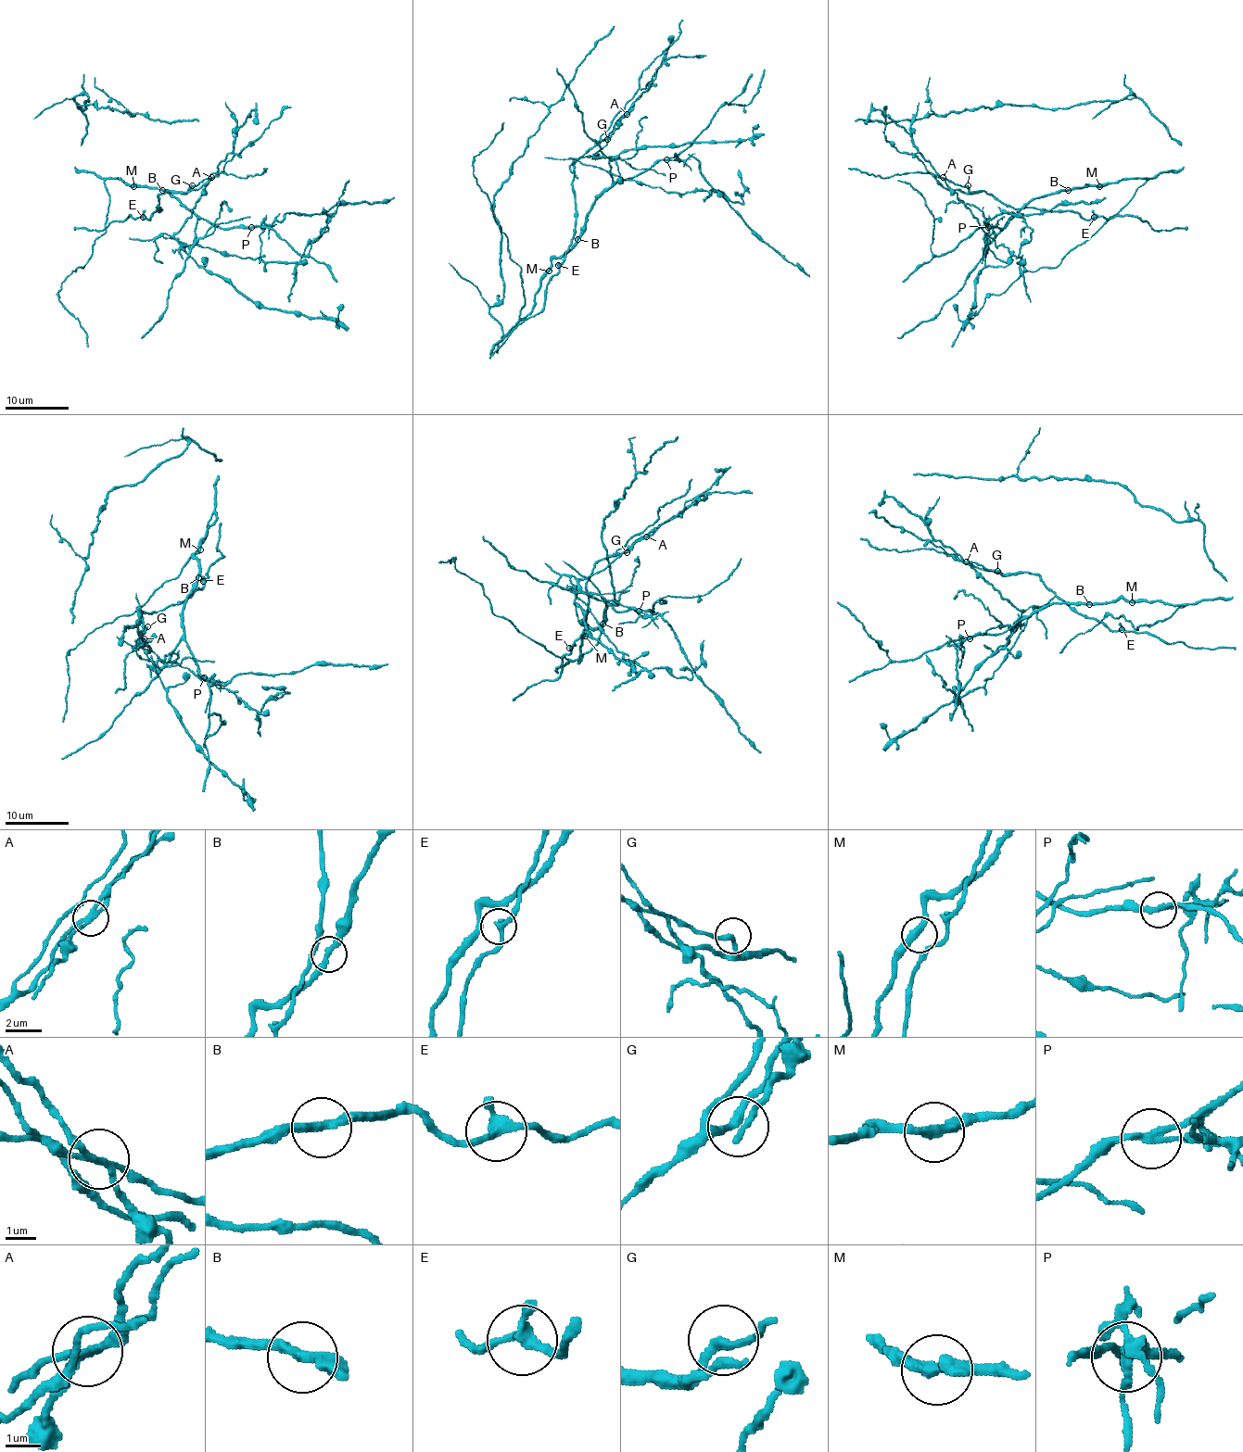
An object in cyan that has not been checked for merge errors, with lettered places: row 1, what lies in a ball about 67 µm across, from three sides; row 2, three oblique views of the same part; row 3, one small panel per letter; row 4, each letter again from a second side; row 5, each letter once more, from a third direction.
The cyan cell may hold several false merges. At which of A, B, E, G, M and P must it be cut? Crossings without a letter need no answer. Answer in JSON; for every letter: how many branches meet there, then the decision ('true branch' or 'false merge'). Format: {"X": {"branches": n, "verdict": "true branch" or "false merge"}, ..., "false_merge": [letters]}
{"A": {"branches": 3, "verdict": "false merge"}, "B": {"branches": 2, "verdict": "true branch"}, "E": {"branches": 2, "verdict": "true branch"}, "G": {"branches": 2, "verdict": "true branch"}, "M": {"branches": 2, "verdict": "true branch"}, "P": {"branches": 2, "verdict": "false merge"}, "false_merge": ["A", "P"]}

